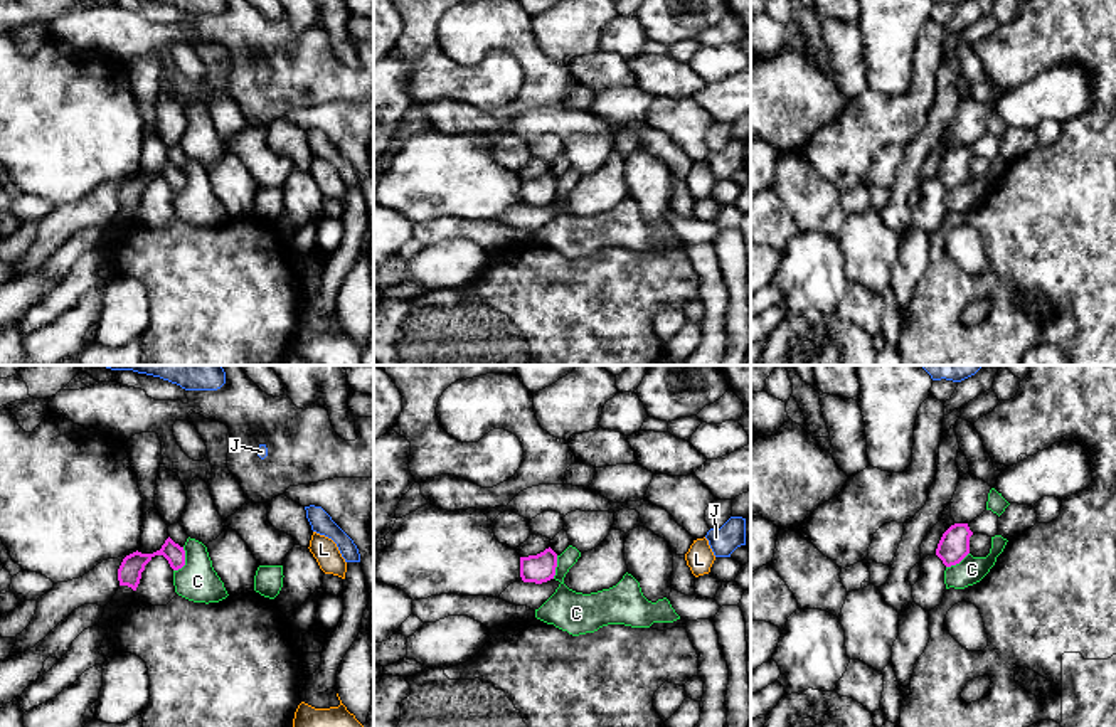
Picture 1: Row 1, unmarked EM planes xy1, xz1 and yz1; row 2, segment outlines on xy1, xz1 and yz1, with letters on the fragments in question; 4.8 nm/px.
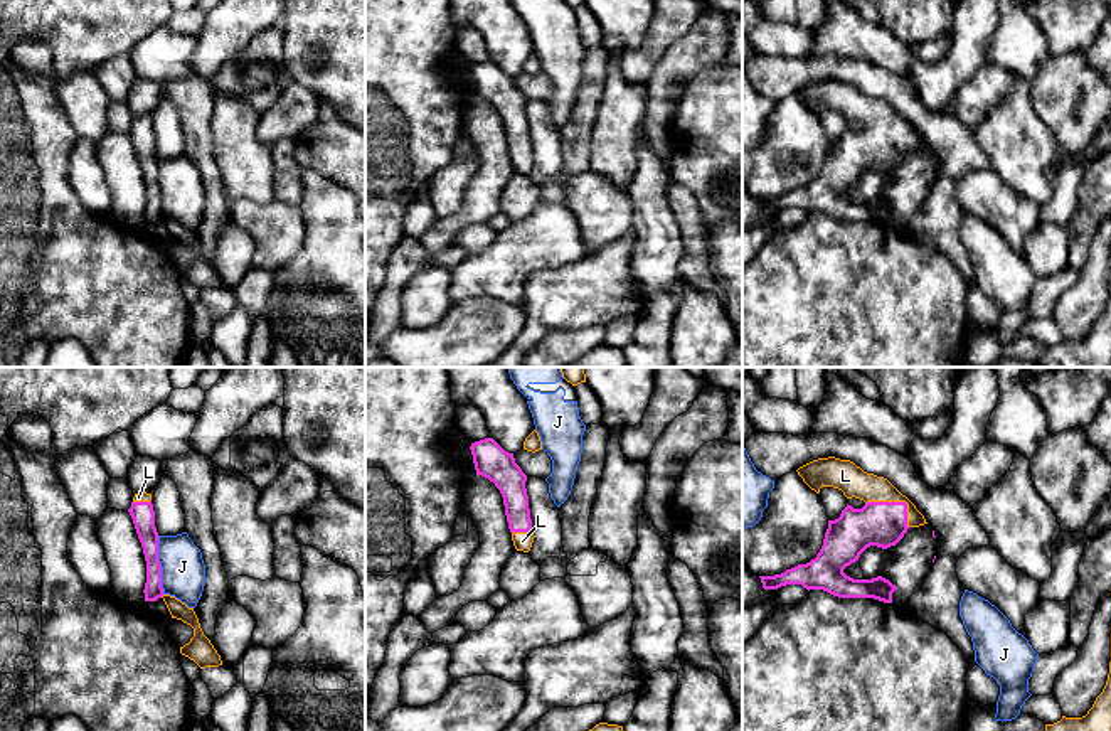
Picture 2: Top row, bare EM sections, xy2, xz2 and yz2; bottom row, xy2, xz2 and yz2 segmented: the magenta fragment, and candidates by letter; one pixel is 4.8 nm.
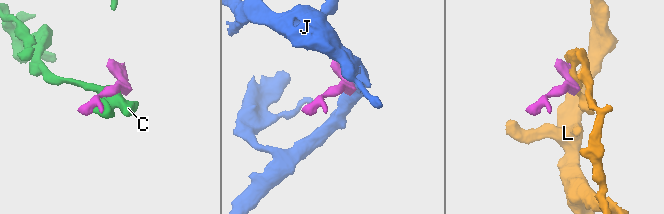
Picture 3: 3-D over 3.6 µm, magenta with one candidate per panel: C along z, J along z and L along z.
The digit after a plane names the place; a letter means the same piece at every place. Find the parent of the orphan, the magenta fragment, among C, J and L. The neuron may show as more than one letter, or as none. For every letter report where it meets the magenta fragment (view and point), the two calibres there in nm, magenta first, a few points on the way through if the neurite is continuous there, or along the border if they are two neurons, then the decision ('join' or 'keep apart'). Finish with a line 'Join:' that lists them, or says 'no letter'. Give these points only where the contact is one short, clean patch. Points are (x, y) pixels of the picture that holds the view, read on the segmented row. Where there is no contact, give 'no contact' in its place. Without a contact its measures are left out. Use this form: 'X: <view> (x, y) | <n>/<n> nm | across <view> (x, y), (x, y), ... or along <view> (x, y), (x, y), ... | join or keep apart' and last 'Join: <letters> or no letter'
C: xy1 (184, 561) | 110/200 nm | keep apart
J: xy2 (159, 565) | 110/200 nm | along xy2 (159, 536), (160, 586), (164, 593) | keep apart
L: yz2 (898, 502) | 220/150 nm | join
Join: L

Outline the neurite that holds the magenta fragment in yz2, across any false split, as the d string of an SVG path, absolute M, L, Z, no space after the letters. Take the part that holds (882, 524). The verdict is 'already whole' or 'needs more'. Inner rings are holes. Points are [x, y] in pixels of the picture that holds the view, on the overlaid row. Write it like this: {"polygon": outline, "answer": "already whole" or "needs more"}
{"polygon": "M818 458L796 472L816 494L821 487L833 487L847 499L864 500L865 505L853 509L847 504L838 519L828 520L816 558L781 574L759 576L763 588L801 584L808 591L823 590L838 598L874 598L892 603L897 586L889 579L882 576L853 579L843 569L858 561L870 546L882 549L896 546L909 527L928 524L924 515L887 478L867 473L850 460Z", "answer": "needs more"}

